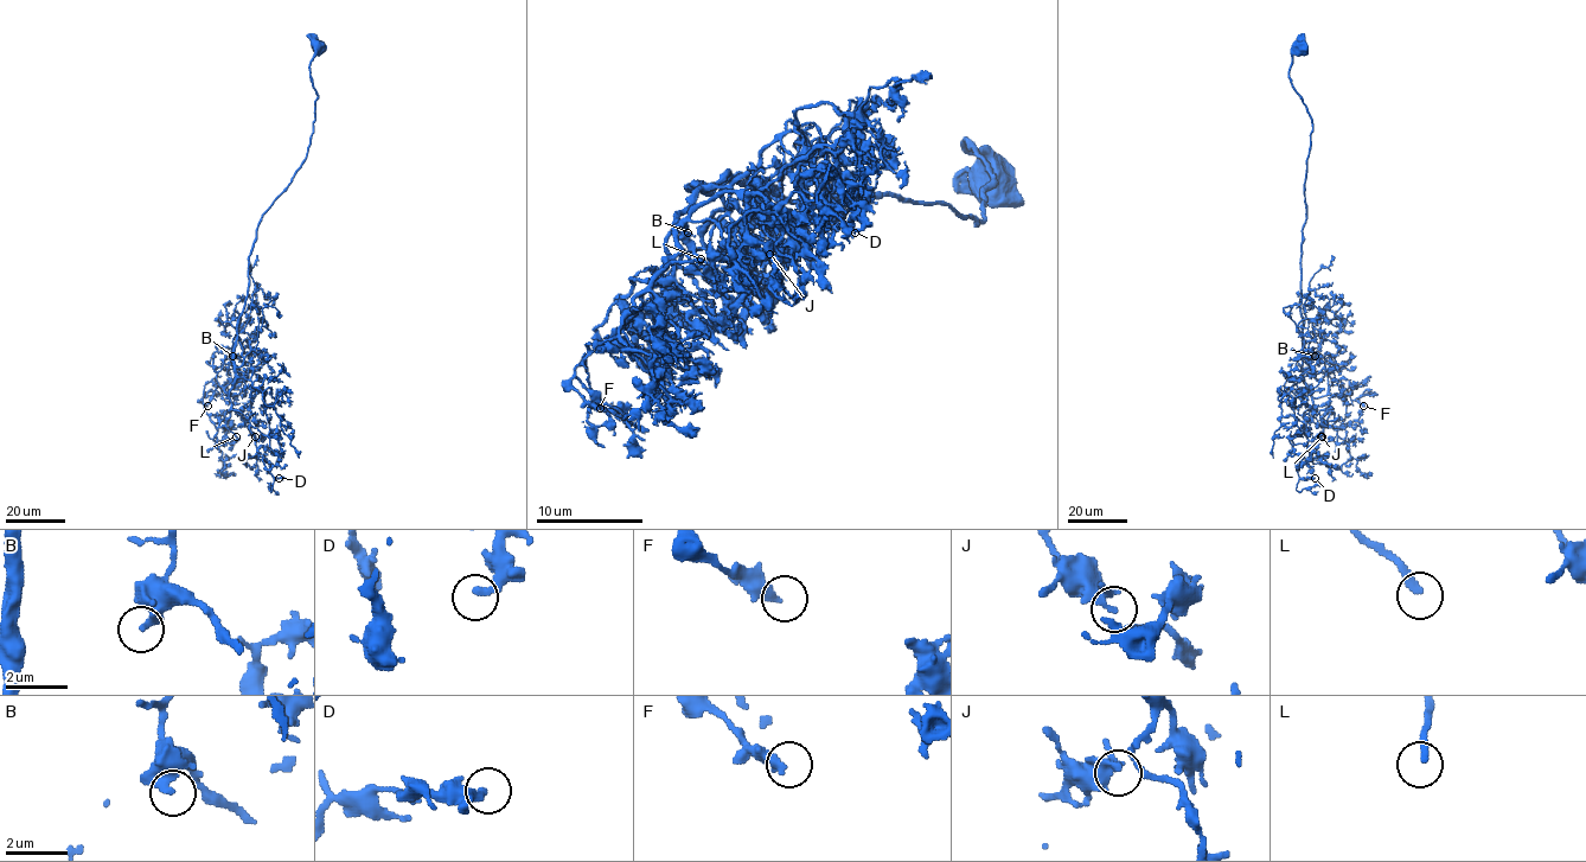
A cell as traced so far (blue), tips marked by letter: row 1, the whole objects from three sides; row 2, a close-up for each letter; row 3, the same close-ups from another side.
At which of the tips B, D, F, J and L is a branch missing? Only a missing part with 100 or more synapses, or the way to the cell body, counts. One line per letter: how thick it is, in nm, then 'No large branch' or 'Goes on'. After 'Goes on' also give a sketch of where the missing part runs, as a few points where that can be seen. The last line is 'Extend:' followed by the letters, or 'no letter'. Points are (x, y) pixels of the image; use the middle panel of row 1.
B: Thickness 440 nm. No large branch
D: Thickness 300 nm. No large branch
F: Thickness 320 nm. No large branch
J: Thickness 190 nm. No large branch
L: Thickness 240 nm. Goes on. Course of what is missing: (701, 259), (717, 274), (748, 269), (769, 293), (767, 306), (759, 306)
Extend: L

